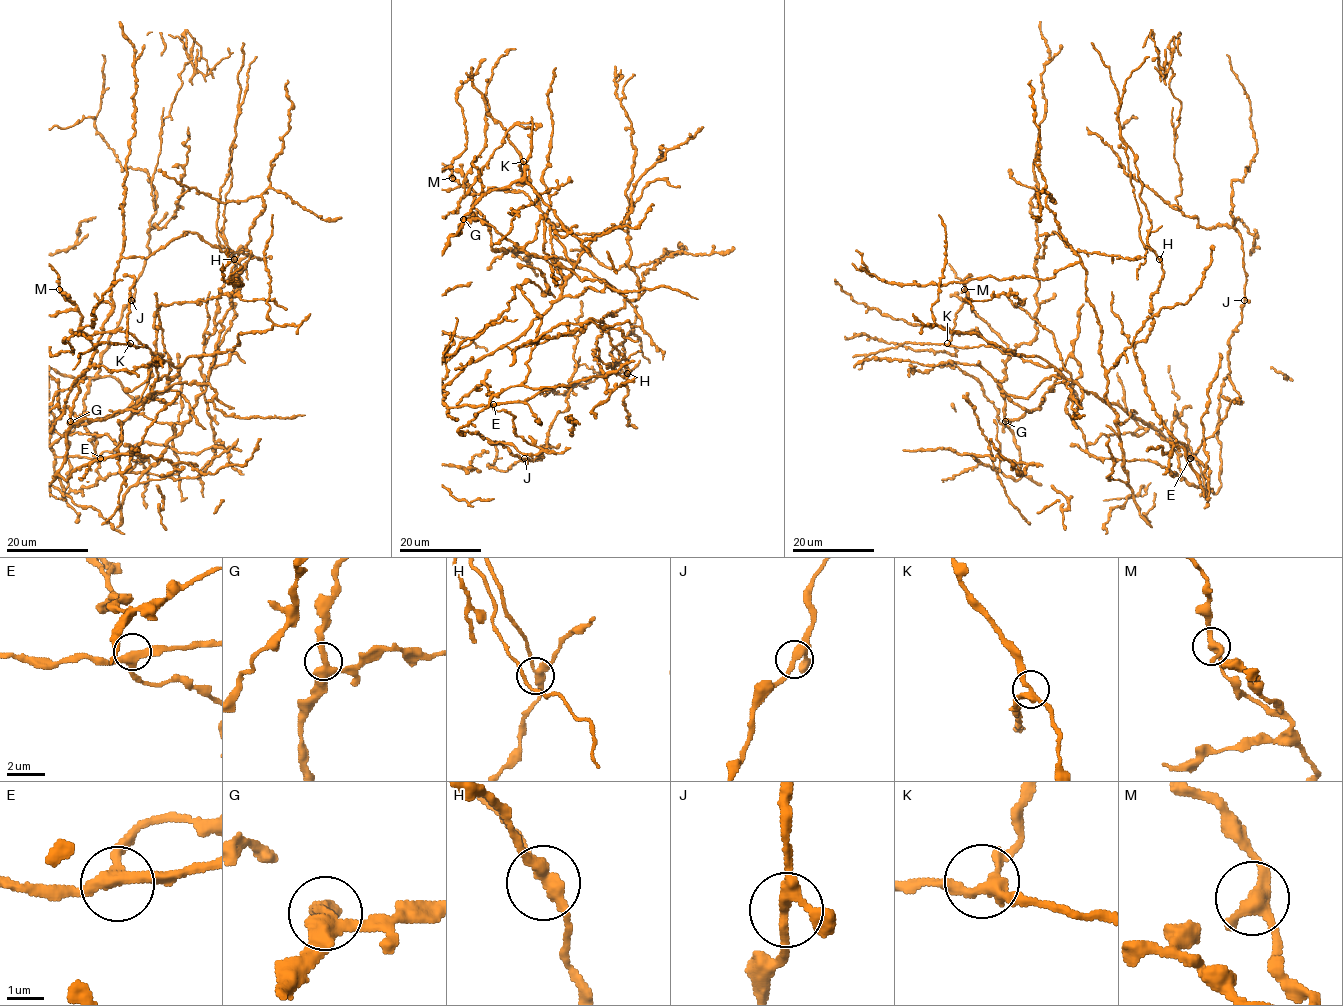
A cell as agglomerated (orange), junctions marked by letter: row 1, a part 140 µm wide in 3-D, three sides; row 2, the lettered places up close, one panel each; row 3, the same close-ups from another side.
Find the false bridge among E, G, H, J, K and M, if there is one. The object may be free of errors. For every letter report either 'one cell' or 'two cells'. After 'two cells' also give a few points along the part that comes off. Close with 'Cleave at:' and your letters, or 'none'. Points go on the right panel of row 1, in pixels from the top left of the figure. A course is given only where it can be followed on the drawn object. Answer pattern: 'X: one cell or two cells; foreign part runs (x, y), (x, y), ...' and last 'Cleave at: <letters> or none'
E: one cell
G: one cell
H: two cells
J: one cell
K: one cell
M: one cell
Cleave at: H

